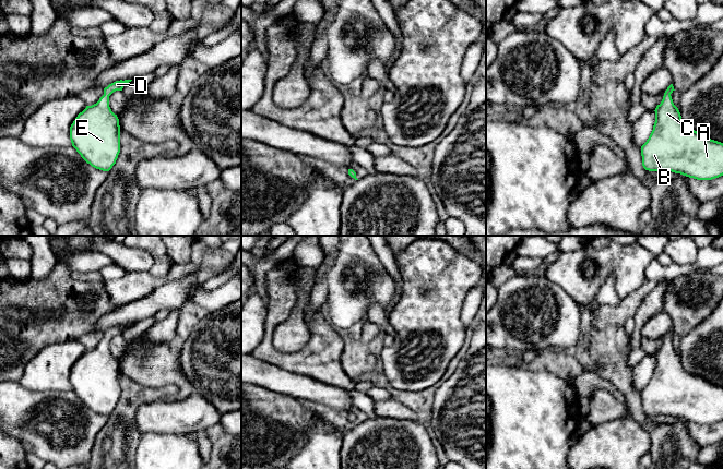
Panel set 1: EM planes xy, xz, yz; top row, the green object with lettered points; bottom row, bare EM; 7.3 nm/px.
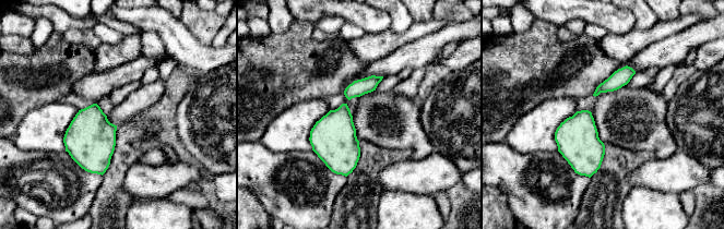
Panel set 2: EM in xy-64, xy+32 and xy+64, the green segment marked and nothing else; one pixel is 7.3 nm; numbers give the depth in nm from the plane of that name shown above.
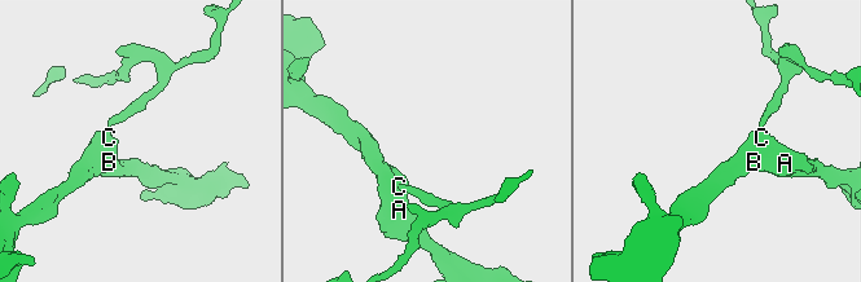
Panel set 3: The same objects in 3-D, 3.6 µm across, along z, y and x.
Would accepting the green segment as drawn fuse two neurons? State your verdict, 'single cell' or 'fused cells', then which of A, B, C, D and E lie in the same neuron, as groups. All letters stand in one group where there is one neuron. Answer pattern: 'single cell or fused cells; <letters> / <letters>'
single cell; A B C D E

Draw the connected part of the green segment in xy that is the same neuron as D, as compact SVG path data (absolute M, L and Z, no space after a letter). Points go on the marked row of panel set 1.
M120 80L104 88L99 100L78 115L70 127L72 146L92 167L109 171L120 153L120 125L109 107L109 96L132 80Z

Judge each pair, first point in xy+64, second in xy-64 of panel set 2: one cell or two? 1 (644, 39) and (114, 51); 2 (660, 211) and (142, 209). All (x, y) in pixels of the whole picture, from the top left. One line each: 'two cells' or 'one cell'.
1: one cell
2: one cell

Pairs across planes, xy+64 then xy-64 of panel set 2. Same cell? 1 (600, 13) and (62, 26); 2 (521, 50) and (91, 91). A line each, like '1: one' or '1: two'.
1: two
2: two

